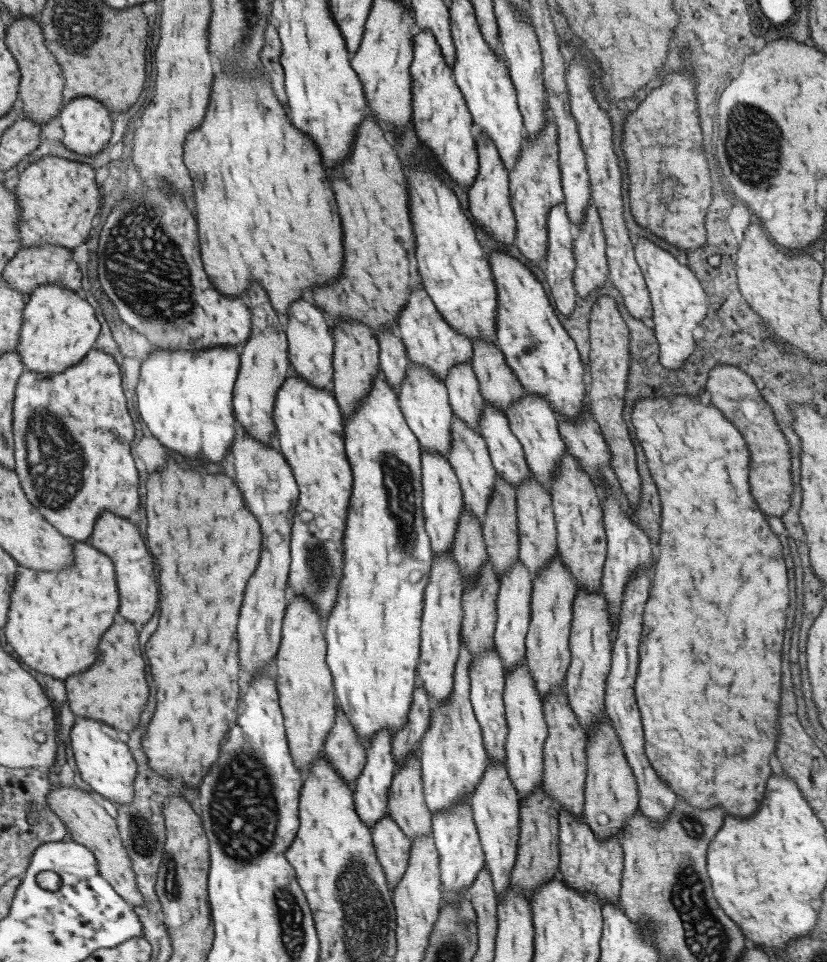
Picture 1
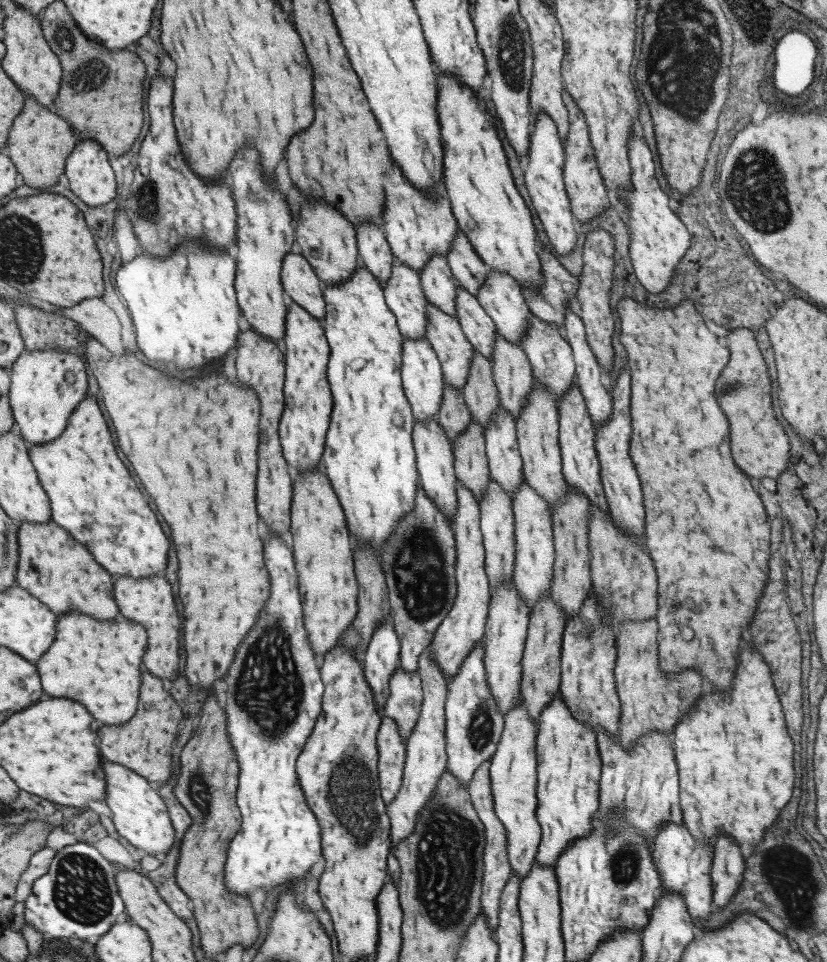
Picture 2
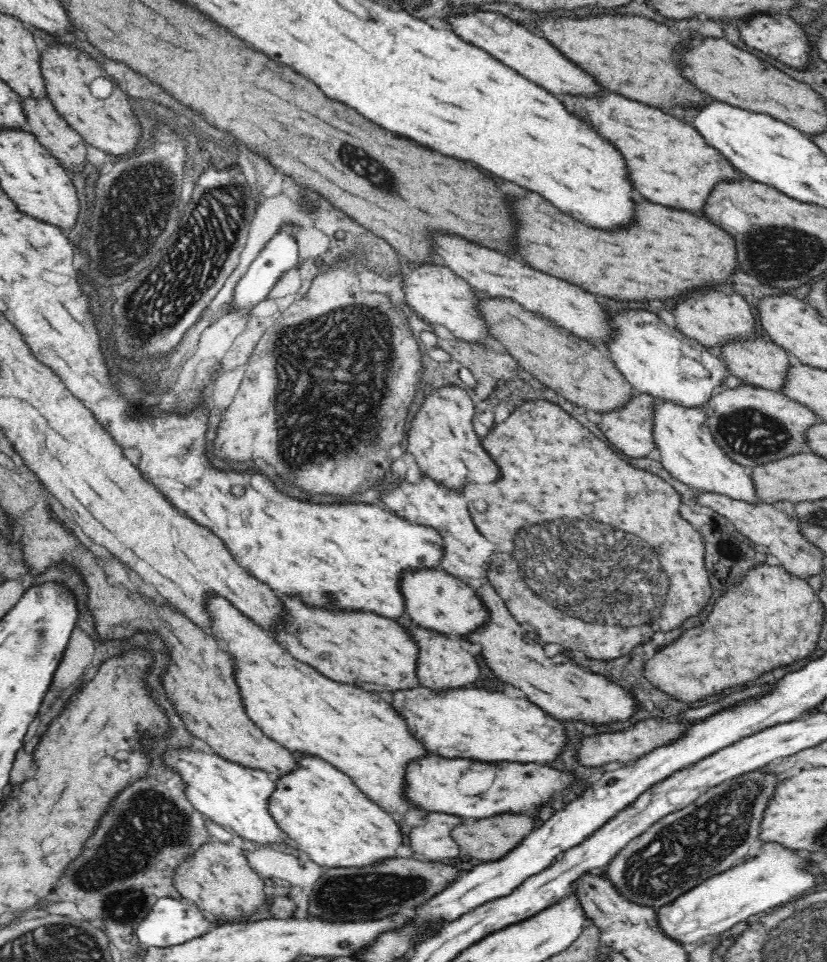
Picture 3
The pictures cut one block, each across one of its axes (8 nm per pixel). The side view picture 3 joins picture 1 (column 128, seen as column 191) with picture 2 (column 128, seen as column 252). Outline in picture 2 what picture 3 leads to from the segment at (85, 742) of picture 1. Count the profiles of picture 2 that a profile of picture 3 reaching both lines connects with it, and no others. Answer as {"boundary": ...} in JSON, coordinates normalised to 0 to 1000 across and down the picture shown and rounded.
{"boundary":[[[122,790],[122,794],[128,813],[127,834],[134,843],[134,852],[141,867],[151,871],[158,879],[175,886],[175,889],[200,891],[208,881],[212,881],[215,873],[210,868],[200,835],[195,828],[183,820],[180,812],[164,802],[139,794],[137,791]]]}

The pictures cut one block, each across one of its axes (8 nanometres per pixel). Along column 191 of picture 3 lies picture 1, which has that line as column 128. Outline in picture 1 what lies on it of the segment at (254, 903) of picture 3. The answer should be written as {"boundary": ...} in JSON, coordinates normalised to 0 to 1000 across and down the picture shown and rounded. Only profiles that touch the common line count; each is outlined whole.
{"boundary":[[[91,816],[83,818],[63,817],[54,830],[57,830],[57,838],[62,840],[62,844],[74,852],[74,857],[79,857],[80,872],[92,874],[93,877],[98,877],[112,887],[120,911],[128,915],[137,926],[158,942],[173,941],[173,933],[166,925],[158,894],[154,890],[154,884],[149,881],[141,863],[140,851],[134,850],[120,836],[115,835],[108,824],[91,818]]]}

